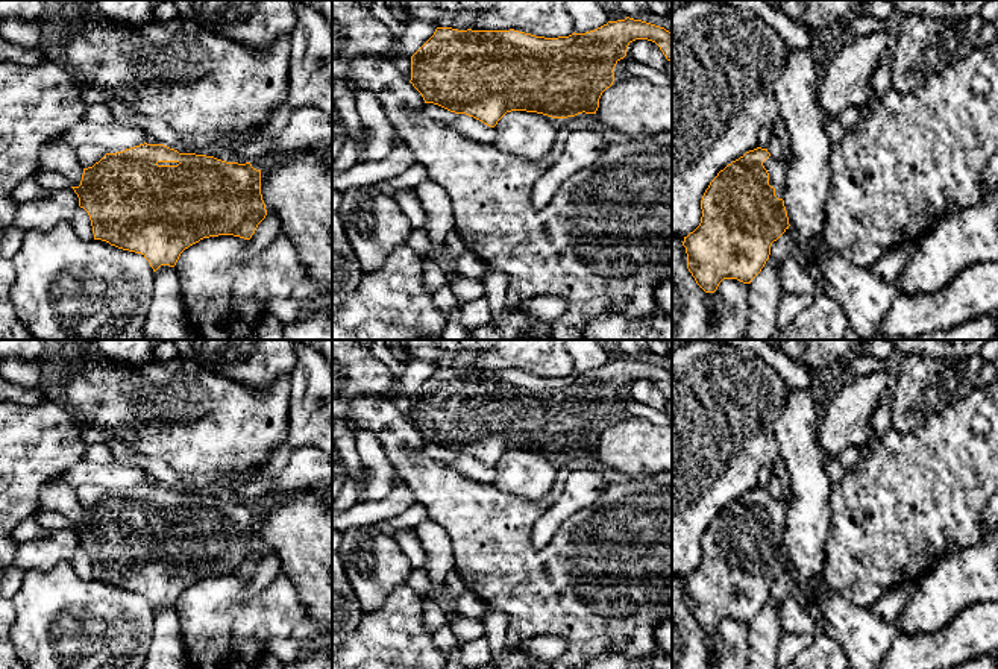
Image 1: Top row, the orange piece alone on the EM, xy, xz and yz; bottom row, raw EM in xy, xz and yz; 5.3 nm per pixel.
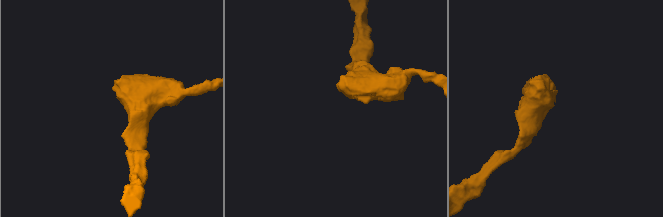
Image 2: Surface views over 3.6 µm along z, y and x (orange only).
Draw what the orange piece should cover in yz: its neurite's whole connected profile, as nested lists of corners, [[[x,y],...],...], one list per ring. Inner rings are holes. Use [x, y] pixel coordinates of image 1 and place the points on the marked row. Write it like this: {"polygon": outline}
{"polygon": [[[757,147],[728,164],[705,190],[699,226],[684,237],[687,269],[705,293],[714,293],[723,279],[743,284],[761,272],[770,246],[789,229],[784,206],[789,158],[774,158],[767,149]]]}

